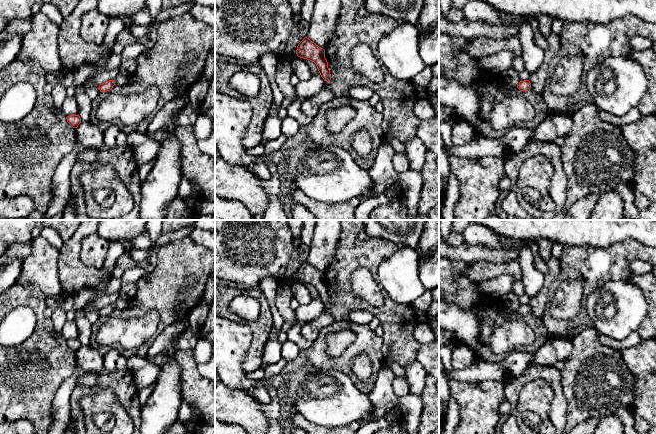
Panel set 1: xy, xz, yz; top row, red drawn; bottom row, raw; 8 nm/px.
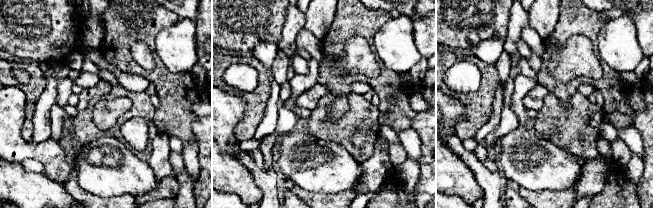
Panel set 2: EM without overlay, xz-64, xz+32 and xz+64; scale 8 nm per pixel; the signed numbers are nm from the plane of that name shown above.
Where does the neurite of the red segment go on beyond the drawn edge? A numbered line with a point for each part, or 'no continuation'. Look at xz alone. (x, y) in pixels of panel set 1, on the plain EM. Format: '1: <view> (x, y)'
no continuation

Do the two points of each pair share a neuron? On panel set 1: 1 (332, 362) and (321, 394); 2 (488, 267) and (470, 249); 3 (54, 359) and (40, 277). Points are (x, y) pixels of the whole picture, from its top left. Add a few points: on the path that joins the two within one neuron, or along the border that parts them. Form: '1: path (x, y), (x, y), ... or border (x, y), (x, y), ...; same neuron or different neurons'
1: border (307, 363), (317, 369), (340, 370), (351, 379); different neurons
2: border (504, 262), (472, 261), (466, 264); different neurons
3: border (23, 283), (35, 289), (45, 298); different neurons

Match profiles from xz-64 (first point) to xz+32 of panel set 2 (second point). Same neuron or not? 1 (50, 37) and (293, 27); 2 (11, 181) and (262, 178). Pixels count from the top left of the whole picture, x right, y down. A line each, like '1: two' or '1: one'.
1: two
2: two

